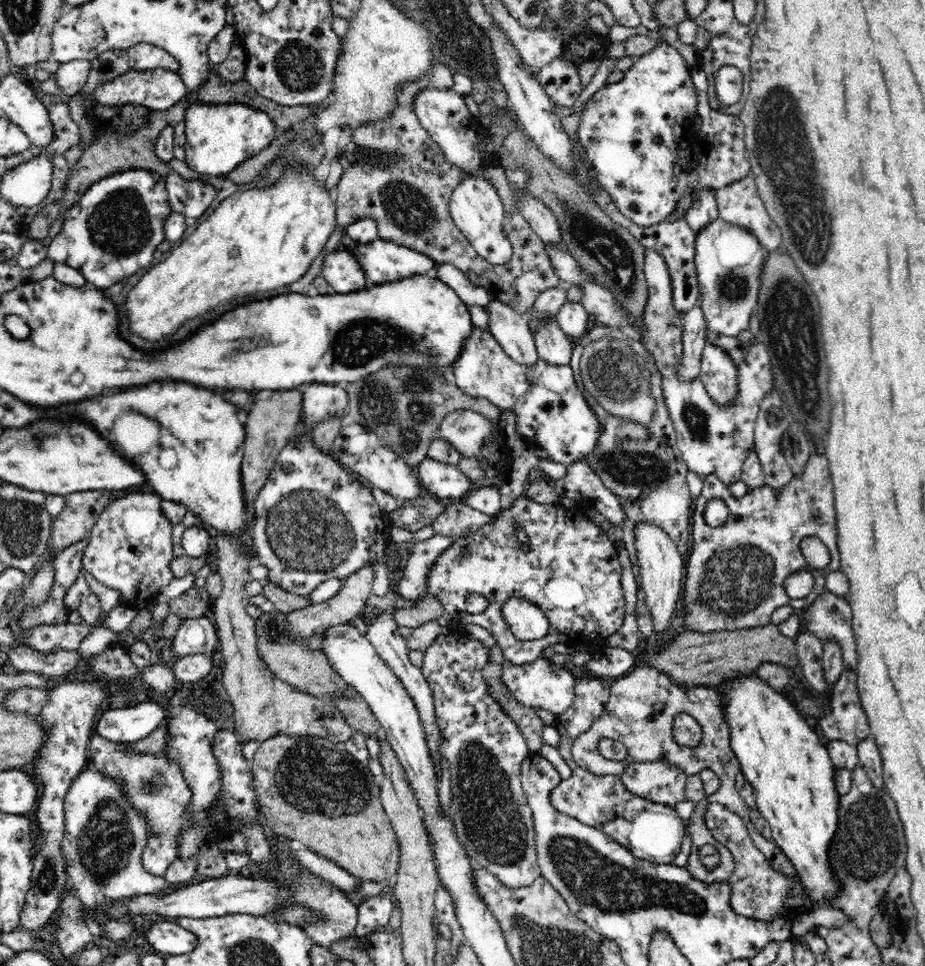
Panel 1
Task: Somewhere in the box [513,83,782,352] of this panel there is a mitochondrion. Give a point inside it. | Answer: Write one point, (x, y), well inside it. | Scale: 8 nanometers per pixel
(606, 247)

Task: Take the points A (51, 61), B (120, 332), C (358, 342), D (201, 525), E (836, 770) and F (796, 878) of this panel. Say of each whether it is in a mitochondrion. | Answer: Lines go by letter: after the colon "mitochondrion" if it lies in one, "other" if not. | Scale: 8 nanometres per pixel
A: other
B: other
C: mitochondrion
D: other
E: other
F: other

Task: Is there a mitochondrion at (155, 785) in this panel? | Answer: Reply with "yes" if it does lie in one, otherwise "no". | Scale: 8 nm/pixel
yes

